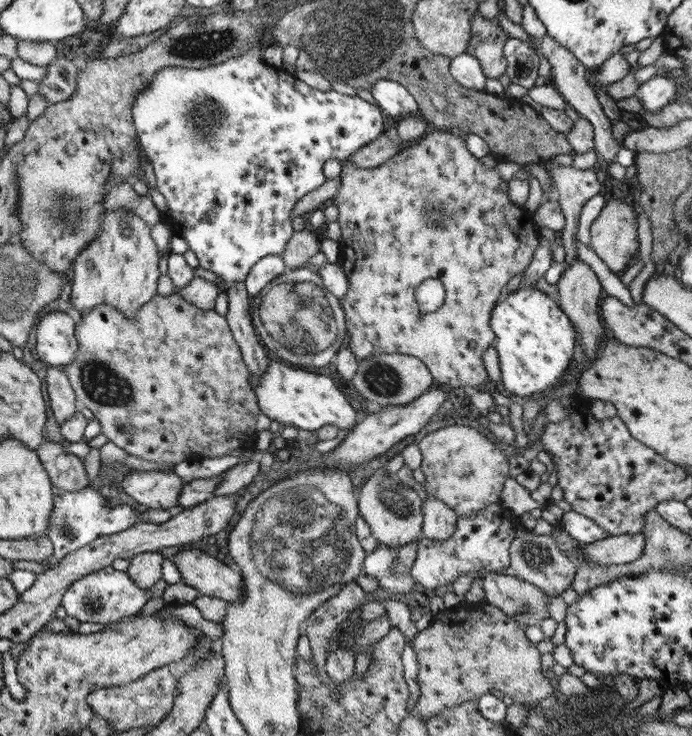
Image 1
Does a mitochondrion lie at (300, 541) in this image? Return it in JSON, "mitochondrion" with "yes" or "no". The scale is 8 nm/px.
{"mitochondrion":"yes"}

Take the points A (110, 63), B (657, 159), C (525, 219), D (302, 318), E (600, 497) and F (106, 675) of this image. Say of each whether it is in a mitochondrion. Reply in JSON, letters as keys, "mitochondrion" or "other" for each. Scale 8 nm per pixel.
{"A":"other","B":"other","C":"other","D":"mitochondrion","E":"other","F":"other"}

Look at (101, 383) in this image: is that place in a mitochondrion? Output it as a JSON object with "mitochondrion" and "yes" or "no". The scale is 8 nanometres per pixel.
{"mitochondrion":"yes"}

